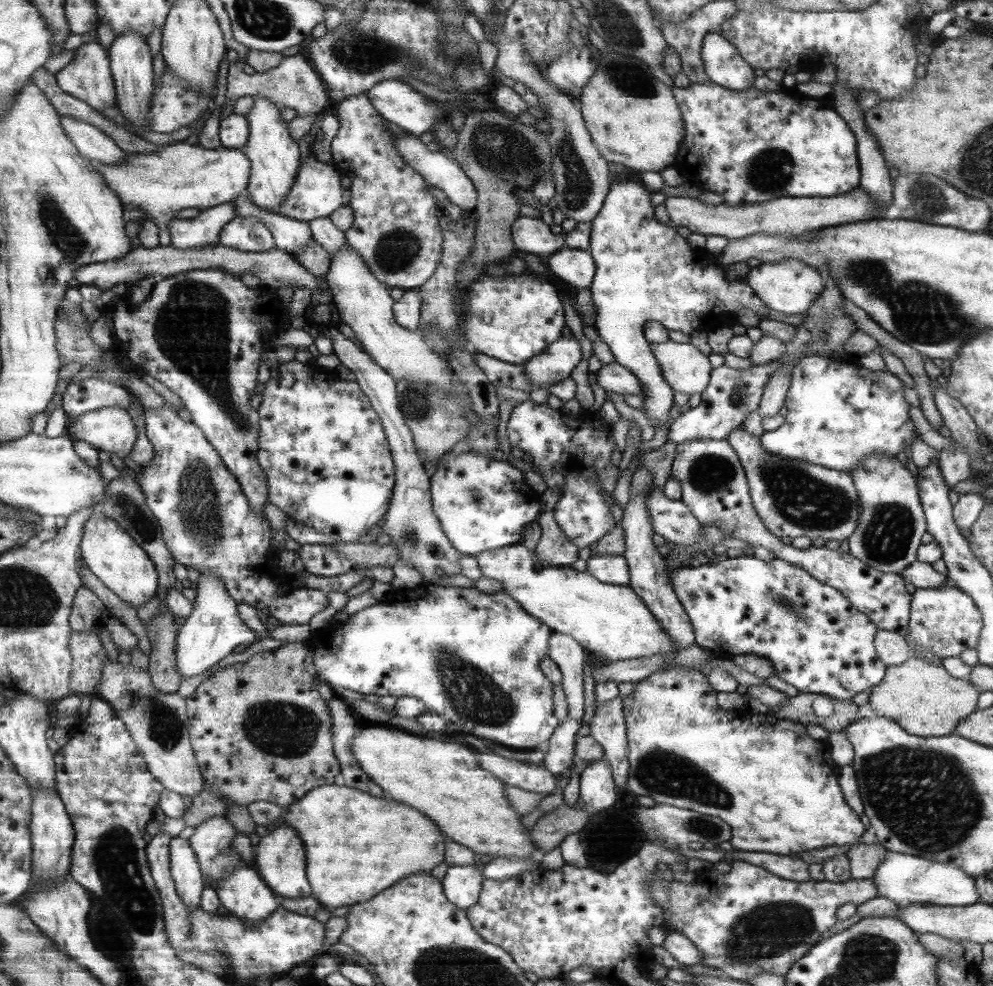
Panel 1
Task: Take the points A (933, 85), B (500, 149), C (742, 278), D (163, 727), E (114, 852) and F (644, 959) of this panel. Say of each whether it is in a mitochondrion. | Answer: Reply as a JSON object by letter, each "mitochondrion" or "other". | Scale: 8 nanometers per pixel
{"A":"other","B":"mitochondrion","C":"other","D":"mitochondrion","E":"mitochondrion","F":"other"}

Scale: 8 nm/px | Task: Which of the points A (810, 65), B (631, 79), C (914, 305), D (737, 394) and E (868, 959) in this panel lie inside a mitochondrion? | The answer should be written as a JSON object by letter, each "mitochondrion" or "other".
{"A":"other","B":"mitochondrion","C":"mitochondrion","D":"mitochondrion","E":"mitochondrion"}

